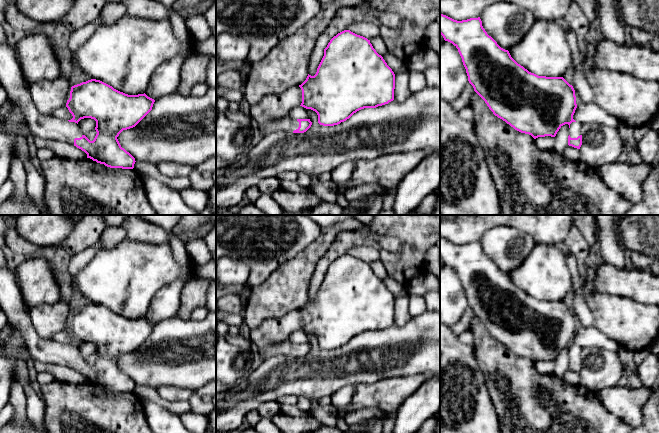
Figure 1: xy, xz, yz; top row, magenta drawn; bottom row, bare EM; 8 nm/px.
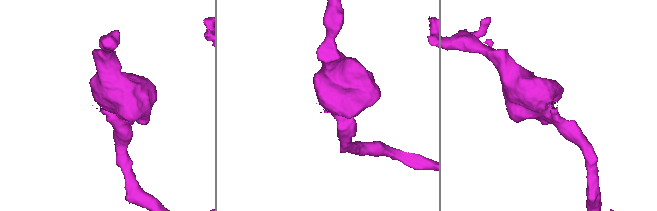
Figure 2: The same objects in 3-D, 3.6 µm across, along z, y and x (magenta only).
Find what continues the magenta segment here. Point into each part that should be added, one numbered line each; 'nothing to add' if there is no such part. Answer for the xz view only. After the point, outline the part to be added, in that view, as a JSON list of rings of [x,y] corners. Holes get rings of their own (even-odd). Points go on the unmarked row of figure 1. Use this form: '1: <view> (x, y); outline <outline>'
1: xz (285, 348); outline [[[288,341],[270,345],[264,349],[259,349],[260,355],[262,358],[268,359],[278,355],[290,355],[298,353],[299,346],[295,343]]]

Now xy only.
1: xy (11, 302); outline [[[0,267],[0,308],[5,312],[8,323],[19,330],[24,337],[27,350],[33,360],[69,368],[74,368],[75,362],[82,361],[77,347],[55,340],[45,340],[38,335],[31,321],[30,310],[25,307],[15,274],[8,267]]]

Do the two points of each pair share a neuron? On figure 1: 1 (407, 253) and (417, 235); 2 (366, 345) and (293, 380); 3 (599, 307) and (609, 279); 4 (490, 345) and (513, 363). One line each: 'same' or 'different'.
1: same
2: same
3: different
4: same

